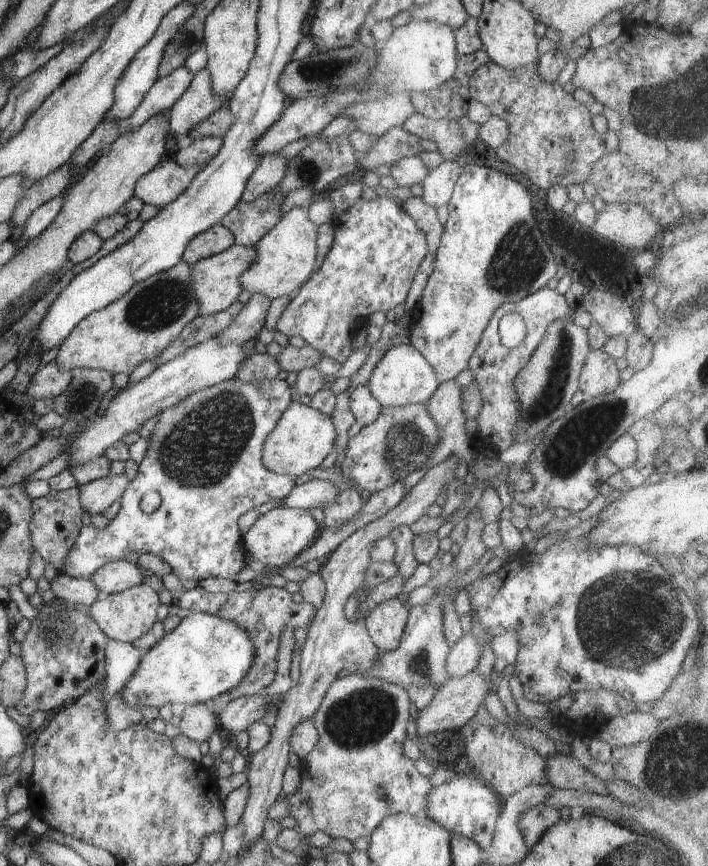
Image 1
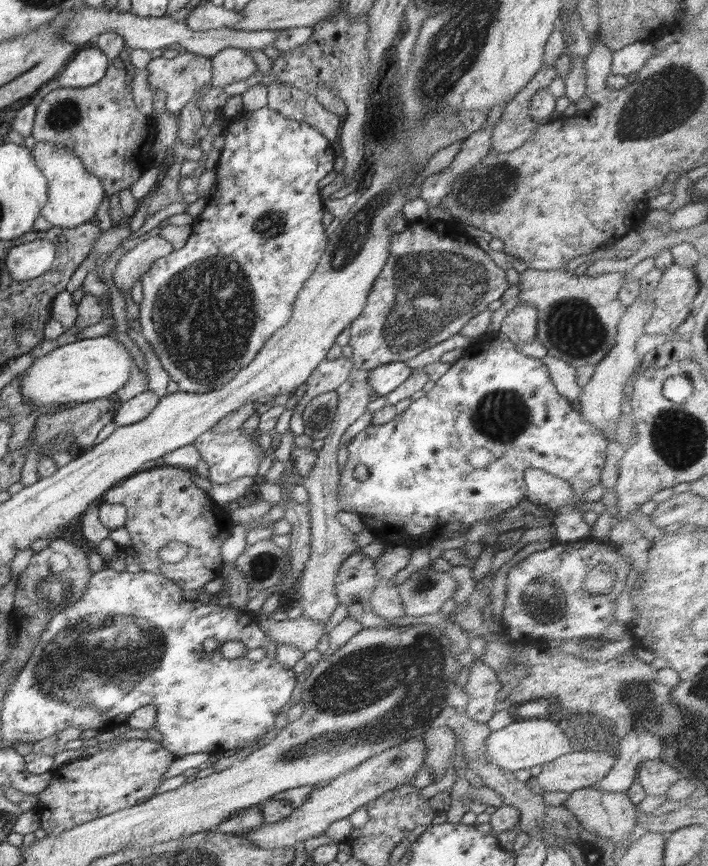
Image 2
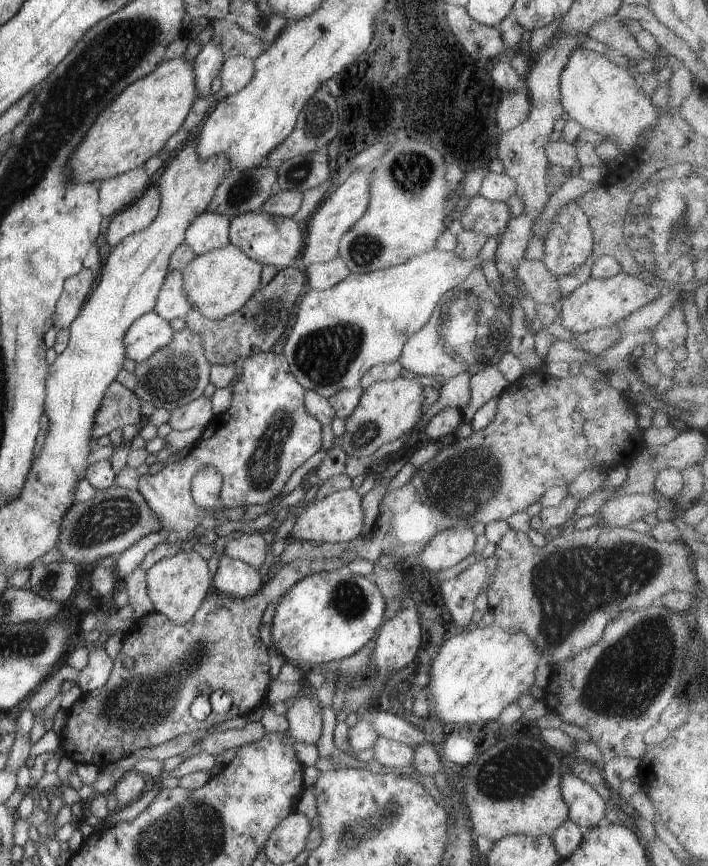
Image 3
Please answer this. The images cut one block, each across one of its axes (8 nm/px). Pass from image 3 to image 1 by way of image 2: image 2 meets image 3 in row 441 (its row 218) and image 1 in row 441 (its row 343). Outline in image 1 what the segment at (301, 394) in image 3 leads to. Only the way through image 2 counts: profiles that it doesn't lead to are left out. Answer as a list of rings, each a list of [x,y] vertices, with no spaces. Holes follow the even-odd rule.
[[[280,378],[252,382],[230,379],[198,390],[157,415],[146,458],[139,464],[136,478],[128,483],[120,497],[118,514],[104,530],[87,530],[84,527],[77,542],[74,542],[74,548],[64,558],[63,574],[70,578],[91,579],[99,566],[126,561],[130,553],[136,552],[162,558],[181,581],[200,581],[210,577],[235,581],[247,564],[244,561],[243,536],[238,531],[238,518],[271,500],[284,500],[296,486],[295,477],[274,474],[262,464],[262,446],[282,412],[294,399],[292,389]],[[149,492],[158,492],[161,498],[160,506],[152,514],[140,508],[142,498]]]

